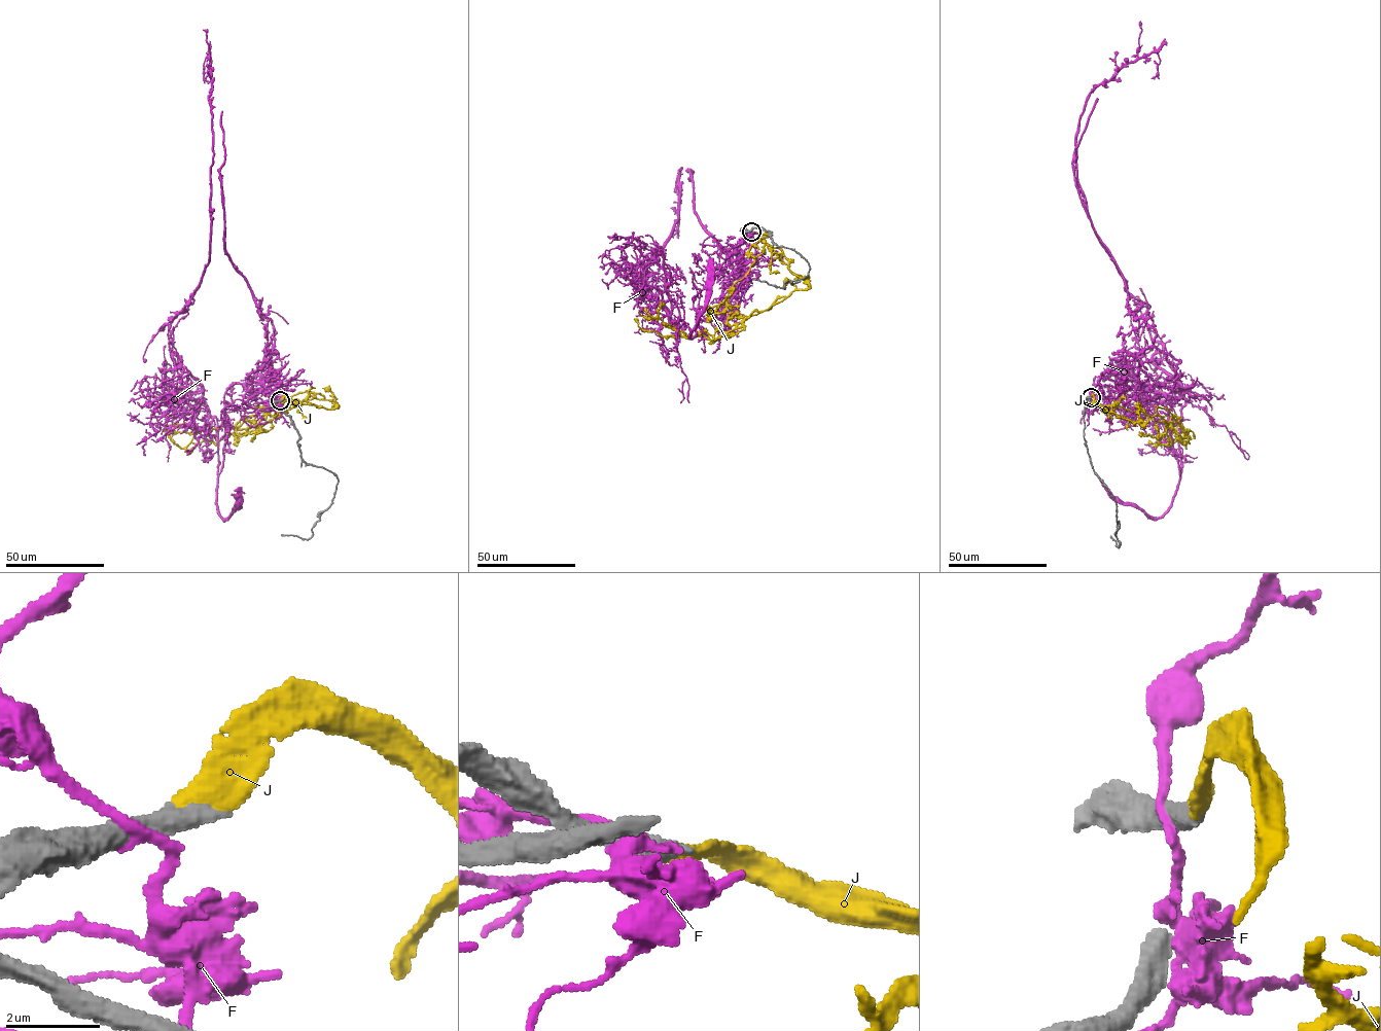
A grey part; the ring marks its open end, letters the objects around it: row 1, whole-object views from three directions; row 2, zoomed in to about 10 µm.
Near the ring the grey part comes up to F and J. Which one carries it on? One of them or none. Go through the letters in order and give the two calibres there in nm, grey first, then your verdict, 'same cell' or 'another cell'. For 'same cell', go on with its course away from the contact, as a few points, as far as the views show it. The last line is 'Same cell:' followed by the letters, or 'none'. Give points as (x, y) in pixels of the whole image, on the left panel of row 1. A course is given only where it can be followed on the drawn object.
F: 420 nm thick on the grey side, 220 nm on the other; another cell
J: 550 nm thick on the grey side, 500 nm on the other; same cell; it runs (281, 400), (328, 409), (337, 403), (303, 400), (259, 427), (200, 431), (180, 448), (168, 427), (186, 425)
Same cell: J

